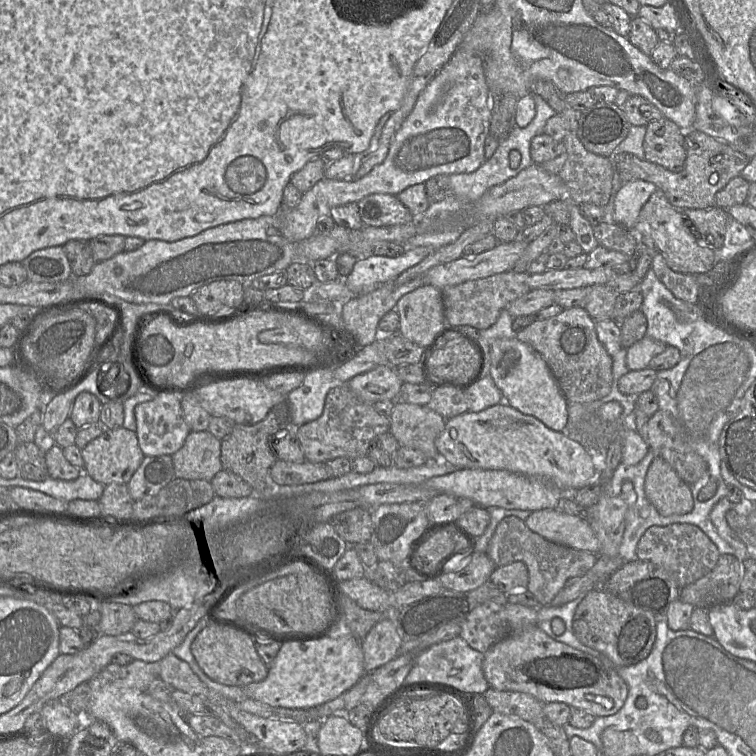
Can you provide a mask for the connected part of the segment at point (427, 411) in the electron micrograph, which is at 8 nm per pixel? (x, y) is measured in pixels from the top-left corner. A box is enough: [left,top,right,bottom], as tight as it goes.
[389,401,446,458]

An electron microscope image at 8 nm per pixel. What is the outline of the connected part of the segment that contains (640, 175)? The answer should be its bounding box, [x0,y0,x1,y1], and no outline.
[612,130,751,210]

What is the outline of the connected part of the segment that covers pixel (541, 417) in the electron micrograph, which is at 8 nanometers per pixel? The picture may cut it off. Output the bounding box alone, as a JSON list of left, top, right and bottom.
[490,337,568,431]

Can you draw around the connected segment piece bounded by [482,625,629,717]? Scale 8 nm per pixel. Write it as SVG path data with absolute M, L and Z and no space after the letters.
M537 625L525 626L491 646L484 653L482 670L493 689L524 692L545 703L562 702L596 717L617 713L629 692L615 667L606 667L599 659L554 640Z

